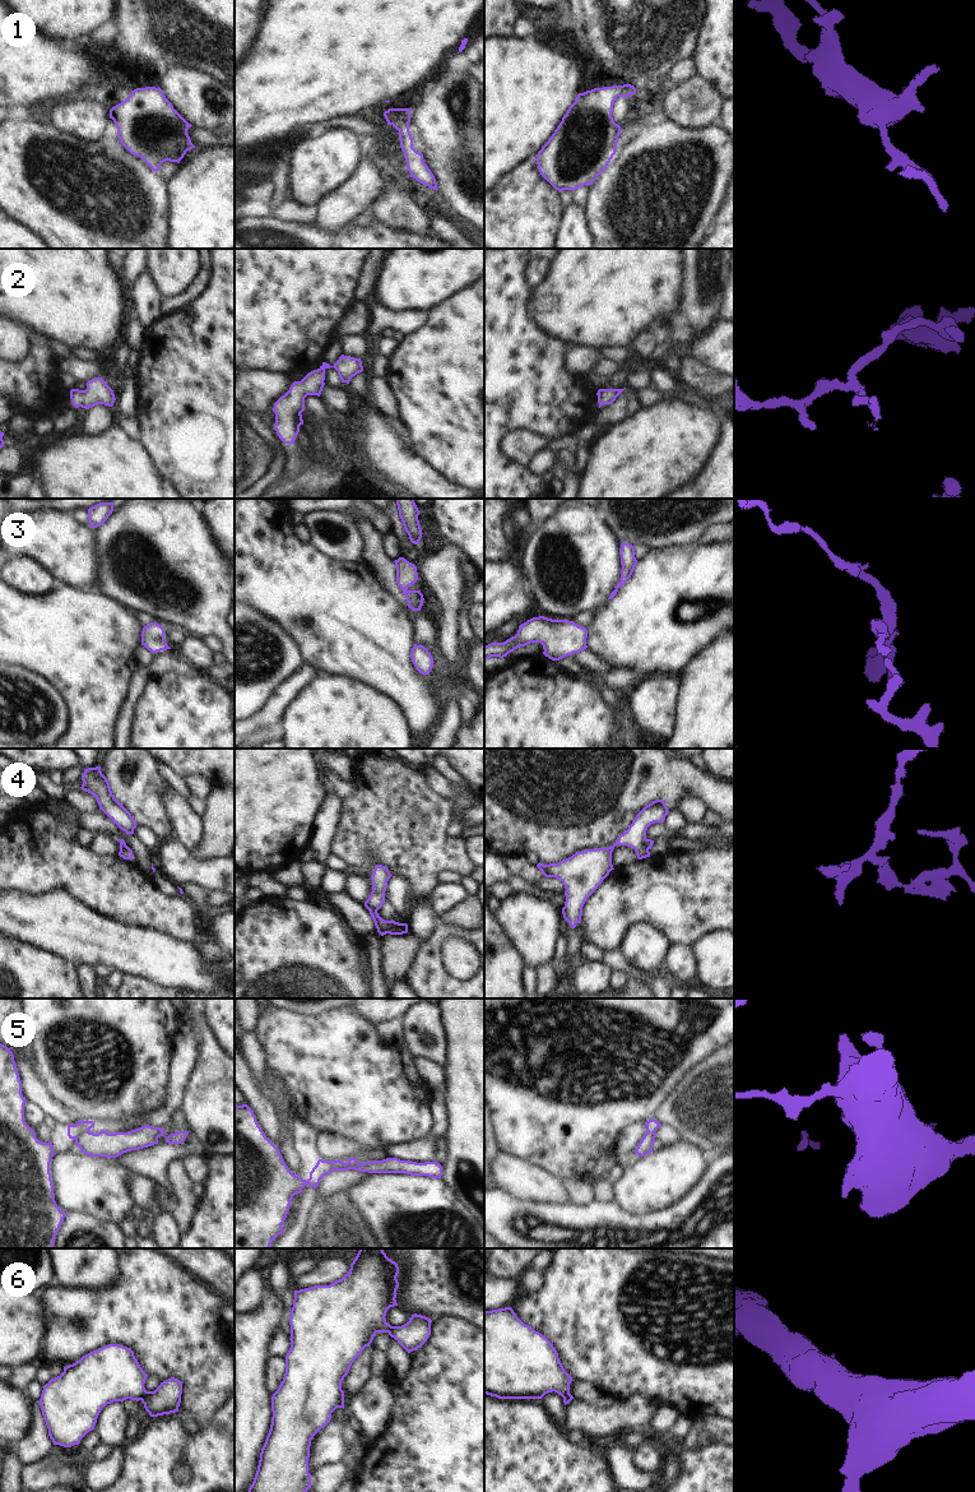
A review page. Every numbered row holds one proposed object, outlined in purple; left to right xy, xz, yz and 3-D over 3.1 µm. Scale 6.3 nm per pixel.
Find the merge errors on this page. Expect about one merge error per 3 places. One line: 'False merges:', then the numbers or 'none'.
False merges: 4, 5, 6

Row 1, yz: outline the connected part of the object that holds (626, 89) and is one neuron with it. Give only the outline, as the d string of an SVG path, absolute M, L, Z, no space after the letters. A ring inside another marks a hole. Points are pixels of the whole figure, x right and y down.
M631 84L579 93L538 152L540 175L560 193L593 185L616 154L621 126L612 117L617 97L636 93Z

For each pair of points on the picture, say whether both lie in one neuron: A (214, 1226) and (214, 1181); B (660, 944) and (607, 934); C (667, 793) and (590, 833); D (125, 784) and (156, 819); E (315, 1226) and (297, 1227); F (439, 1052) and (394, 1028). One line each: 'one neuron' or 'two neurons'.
A: one neuron
B: two neurons
C: one neuron
D: one neuron
E: two neurons
F: two neurons

